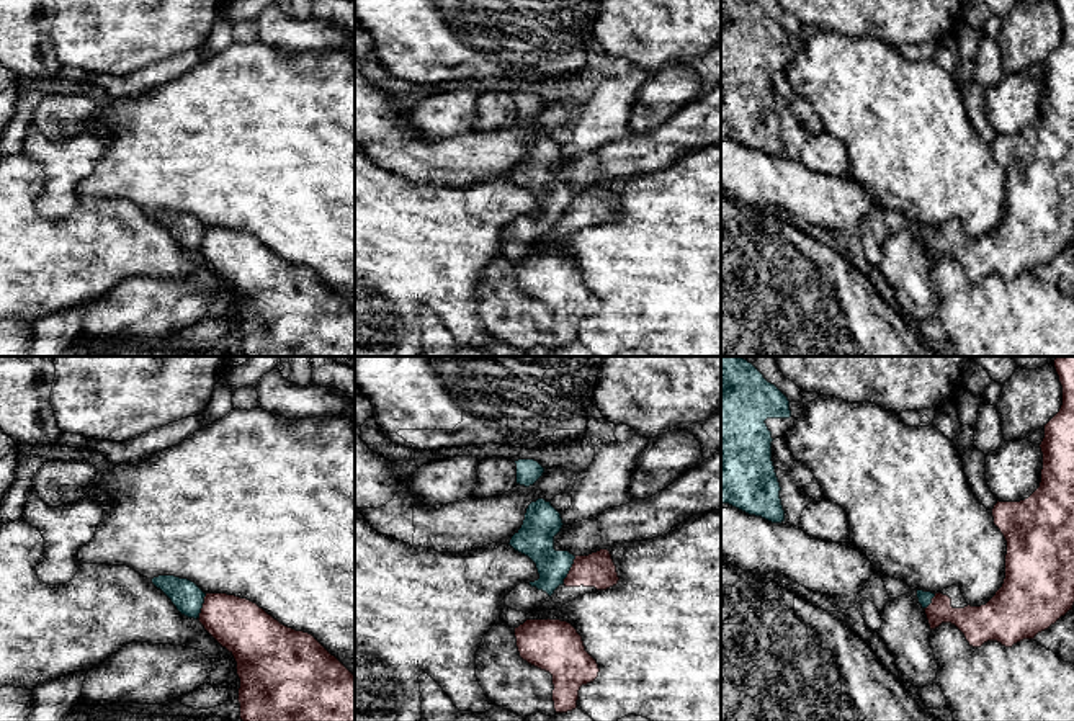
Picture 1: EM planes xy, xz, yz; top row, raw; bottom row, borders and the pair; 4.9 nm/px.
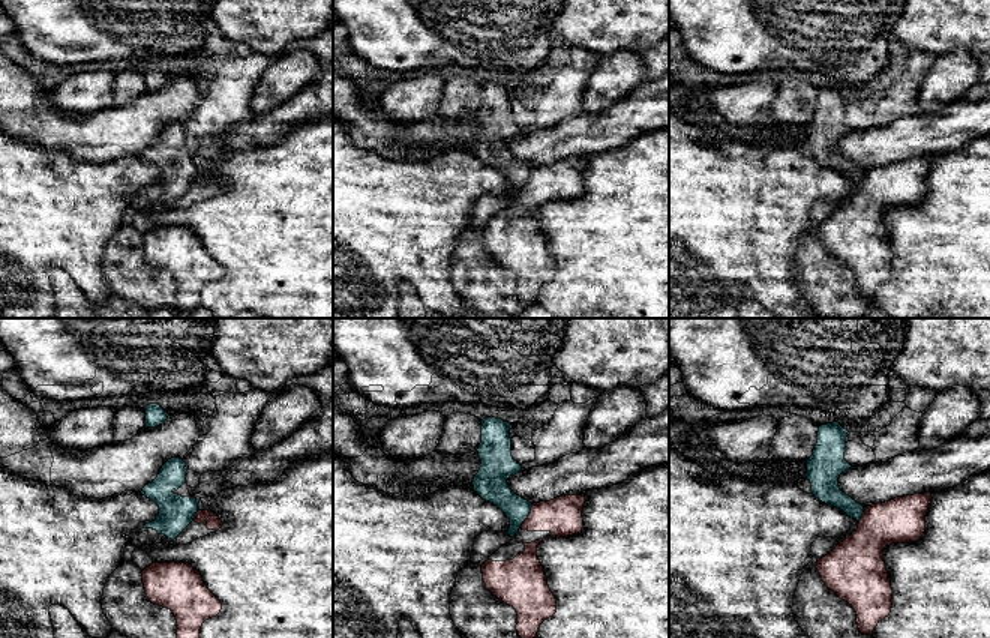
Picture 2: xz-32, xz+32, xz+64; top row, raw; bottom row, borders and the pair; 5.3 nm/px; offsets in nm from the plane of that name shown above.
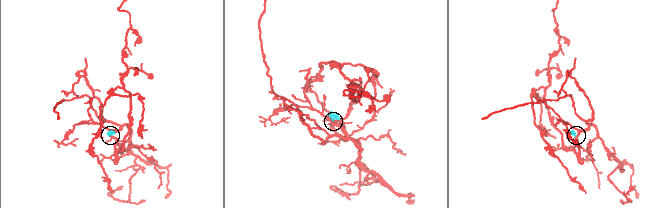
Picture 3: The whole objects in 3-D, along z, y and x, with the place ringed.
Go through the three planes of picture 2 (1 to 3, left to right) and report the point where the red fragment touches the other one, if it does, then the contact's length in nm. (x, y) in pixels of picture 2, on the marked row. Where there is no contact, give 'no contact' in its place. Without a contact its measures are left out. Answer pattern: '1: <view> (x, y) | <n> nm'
1: xz-32 (195, 514) | 70 nm
2: xz+32 (527, 517) | 150 nm
3: xz+64 (863, 512) | 80 nm

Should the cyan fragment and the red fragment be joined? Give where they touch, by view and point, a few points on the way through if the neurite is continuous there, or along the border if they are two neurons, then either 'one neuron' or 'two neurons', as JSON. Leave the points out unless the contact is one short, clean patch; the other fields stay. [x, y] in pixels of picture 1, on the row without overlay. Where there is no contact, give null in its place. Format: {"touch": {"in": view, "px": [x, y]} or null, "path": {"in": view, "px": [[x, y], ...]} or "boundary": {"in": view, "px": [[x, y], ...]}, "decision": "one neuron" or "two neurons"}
{"touch": {"in": "xz", "px": [569, 203]}, "boundary": {"in": "xz", "px": [[576, 190], [563, 216]]}, "decision": "two neurons"}

